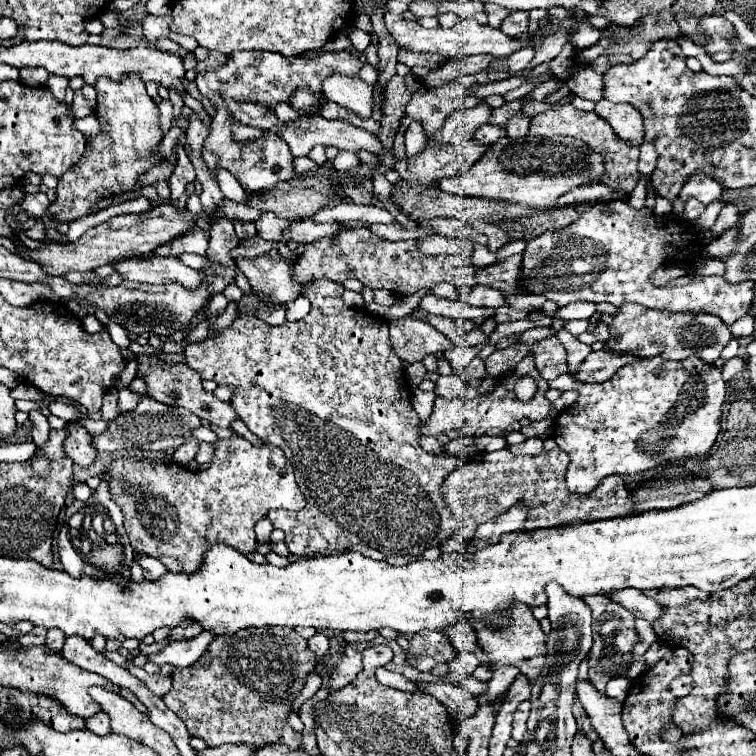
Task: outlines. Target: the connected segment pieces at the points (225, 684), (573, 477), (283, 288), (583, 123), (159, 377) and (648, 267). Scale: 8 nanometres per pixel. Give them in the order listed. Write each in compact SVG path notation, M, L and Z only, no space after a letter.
M239 630L231 636L215 636L205 654L189 668L175 668L171 674L173 686L163 696L163 702L185 722L191 736L203 738L211 748L223 744L249 744L261 748L265 744L281 742L297 750L301 744L301 734L289 726L287 714L293 708L293 700L303 690L305 678L315 668L315 664L315 654L307 648L307 640L303 640L295 630Z
M697 356L691 358L691 372L687 366L689 360L683 360L681 366L673 366L673 362L661 358L641 358L623 366L613 374L613 378L601 384L581 384L569 380L561 384L579 392L577 402L557 414L553 432L557 446L563 448L571 458L567 470L567 486L571 492L589 494L599 484L599 480L609 474L651 476L659 472L667 460L681 456L699 456L711 450L721 430L721 408L727 396L725 380L721 378L719 368L701 362Z
M259 256L253 260L237 260L237 268L247 276L253 294L261 300L267 310L275 310L275 306L287 306L297 296L301 296L301 288L291 280L295 260L271 260L269 256Z
M565 104L557 110L547 110L543 114L537 114L529 126L529 136L533 138L549 138L549 136L573 136L583 140L593 152L603 154L605 160L605 172L601 174L601 178L597 178L597 182L587 182L587 184L603 184L607 188L617 188L621 192L621 196L627 196L637 180L639 180L639 172L637 172L637 160L639 160L639 148L633 148L631 144L615 138L611 126L607 122L603 122L595 112L583 112L583 110L573 110L573 106L565 108Z
M143 354L141 364L139 364L139 372L145 374L147 394L153 400L165 402L169 406L183 406L183 408L191 410L193 414L197 414L199 418L205 418L205 420L209 420L211 424L215 424L219 428L229 428L231 422L239 418L229 402L221 402L219 398L215 398L213 392L207 392L203 388L201 376L193 368L189 368L187 364L165 364L163 360L151 360Z
M625 200L601 202L587 208L573 224L561 230L549 230L527 242L523 266L519 274L521 290L527 294L543 294L559 308L571 302L609 302L621 306L637 302L653 310L673 312L707 312L719 316L727 326L743 318L753 298L753 282L727 284L721 276L703 280L679 278L667 286L651 286L649 274L669 260L689 256L694 234L677 220L661 220L649 214L647 208L633 210Z

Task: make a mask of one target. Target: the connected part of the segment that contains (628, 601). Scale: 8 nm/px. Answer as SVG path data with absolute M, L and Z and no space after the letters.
M629 588L629 590L617 590L617 594L607 594L611 600L619 602L621 606L625 606L625 610L629 610L635 618L645 618L649 622L657 620L661 616L661 608L657 606L657 602L649 596L645 596L641 590L637 588Z

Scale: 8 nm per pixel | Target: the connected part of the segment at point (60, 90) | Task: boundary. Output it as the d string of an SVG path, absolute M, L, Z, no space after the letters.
M51 74L45 86L47 86L47 88L53 92L53 96L57 96L61 102L65 102L65 90L67 90L67 86L69 86L69 78Z

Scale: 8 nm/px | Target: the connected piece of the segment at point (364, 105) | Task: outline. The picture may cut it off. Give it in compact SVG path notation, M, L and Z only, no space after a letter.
M332 74L323 82L323 92L331 102L351 108L361 118L372 114L373 86L362 81L360 76Z

